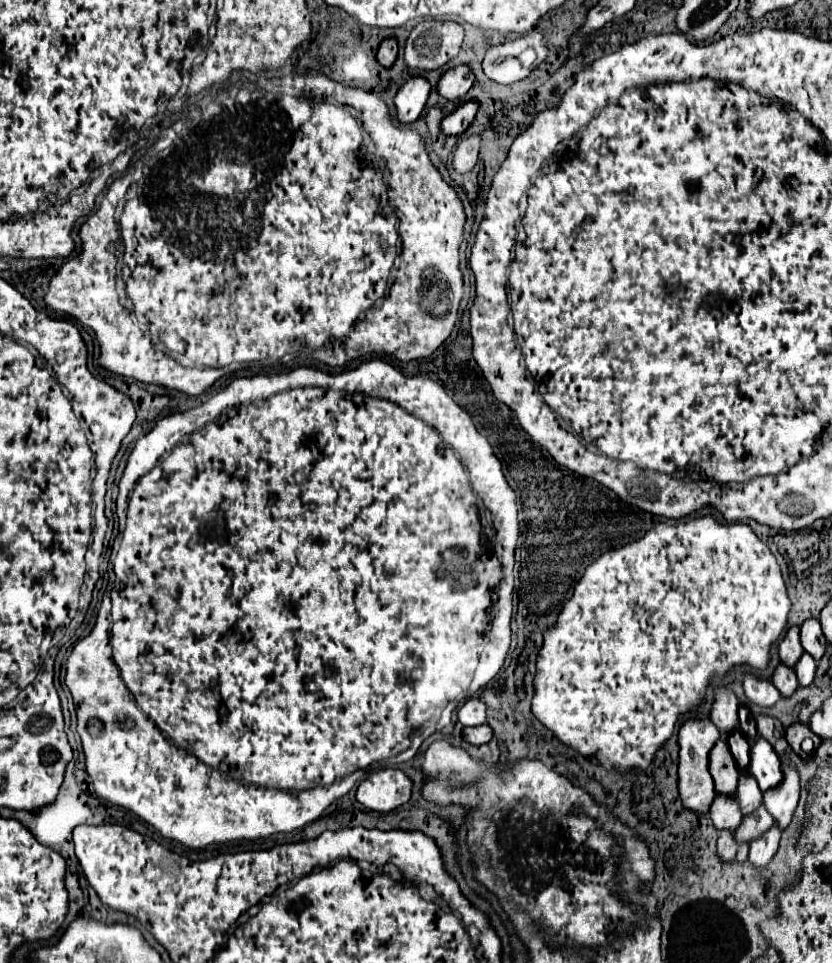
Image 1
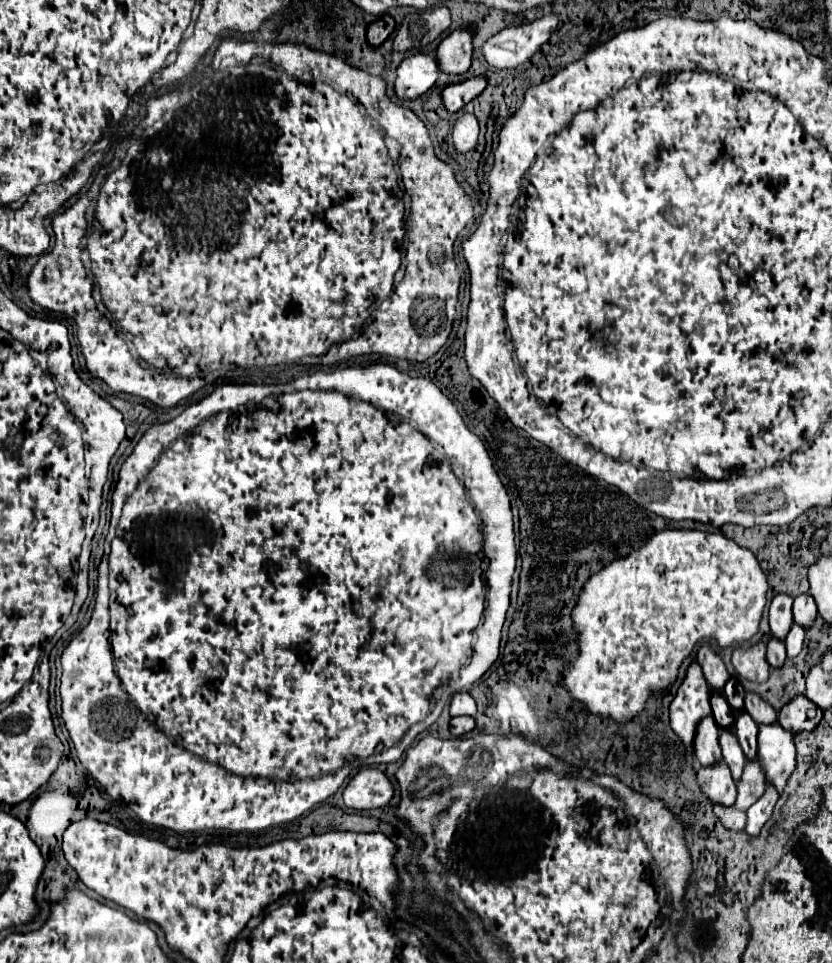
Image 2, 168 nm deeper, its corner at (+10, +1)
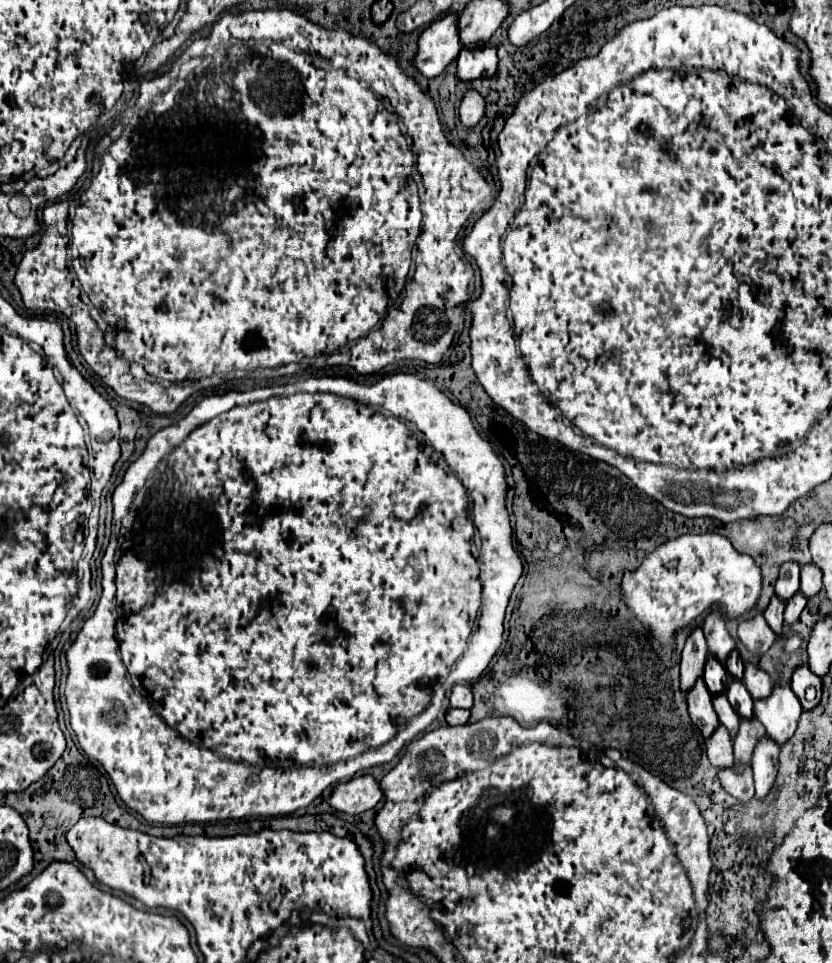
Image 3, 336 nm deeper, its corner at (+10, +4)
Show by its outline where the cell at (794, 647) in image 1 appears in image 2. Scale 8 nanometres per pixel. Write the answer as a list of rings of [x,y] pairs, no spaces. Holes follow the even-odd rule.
[[[776,594],[770,604],[770,630],[776,634],[776,638],[784,640],[784,634],[788,634],[794,618],[792,618],[792,602],[794,598],[788,594]]]

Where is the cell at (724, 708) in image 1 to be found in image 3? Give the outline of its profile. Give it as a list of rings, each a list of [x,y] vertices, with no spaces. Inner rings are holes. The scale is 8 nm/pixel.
[[[714,609],[708,613],[702,631],[704,631],[706,643],[708,643],[708,653],[716,655],[716,659],[720,659],[720,663],[724,663],[728,659],[728,655],[736,649],[736,643],[726,629],[726,621],[724,621],[724,615],[720,609]]]

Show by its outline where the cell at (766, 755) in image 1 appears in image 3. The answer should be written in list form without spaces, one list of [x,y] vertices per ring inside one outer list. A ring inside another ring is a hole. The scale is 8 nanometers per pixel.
[[[732,681],[730,685],[728,685],[728,691],[726,691],[726,695],[728,695],[728,701],[732,703],[732,707],[734,707],[734,711],[742,717],[742,719],[748,719],[748,717],[752,717],[752,697],[748,695],[748,691],[746,691],[746,687],[744,687],[744,683],[742,681]]]

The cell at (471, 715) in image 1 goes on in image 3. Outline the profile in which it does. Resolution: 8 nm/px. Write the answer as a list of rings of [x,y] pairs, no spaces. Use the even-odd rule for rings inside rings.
[[[456,685],[450,695],[450,707],[472,709],[472,691],[468,685]]]

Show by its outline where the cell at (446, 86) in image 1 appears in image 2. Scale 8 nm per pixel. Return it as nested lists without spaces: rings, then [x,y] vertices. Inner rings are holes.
[[[466,24],[462,28],[452,30],[438,46],[438,64],[442,72],[462,74],[470,68],[472,52],[474,52],[474,26]]]

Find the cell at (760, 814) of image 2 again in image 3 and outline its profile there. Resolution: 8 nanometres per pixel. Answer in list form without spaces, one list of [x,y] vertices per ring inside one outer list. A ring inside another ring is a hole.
[[[768,737],[760,739],[754,751],[752,771],[754,771],[754,787],[756,787],[758,801],[764,801],[768,797],[768,791],[772,791],[774,787],[776,773],[778,773],[778,753],[780,753],[780,747]]]

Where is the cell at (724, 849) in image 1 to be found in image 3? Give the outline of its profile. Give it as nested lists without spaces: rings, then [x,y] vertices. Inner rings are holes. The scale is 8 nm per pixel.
[[[724,769],[718,773],[718,781],[722,789],[732,795],[734,799],[746,803],[754,797],[754,783],[752,783],[752,771],[746,769],[742,775],[736,775],[732,769]]]

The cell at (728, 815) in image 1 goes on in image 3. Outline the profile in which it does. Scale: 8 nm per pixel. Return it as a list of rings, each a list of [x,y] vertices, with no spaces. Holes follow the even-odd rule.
[[[720,725],[714,731],[714,735],[706,741],[706,753],[708,753],[708,761],[716,769],[726,769],[734,763],[734,759],[732,759],[732,739],[730,739],[726,727]]]

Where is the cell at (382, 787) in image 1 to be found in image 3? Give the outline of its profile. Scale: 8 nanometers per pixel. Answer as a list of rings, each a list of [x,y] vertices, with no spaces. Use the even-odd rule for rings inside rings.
[[[360,775],[346,783],[340,783],[330,797],[330,805],[336,811],[358,815],[374,809],[382,797],[384,791],[380,789],[380,783],[372,775]]]

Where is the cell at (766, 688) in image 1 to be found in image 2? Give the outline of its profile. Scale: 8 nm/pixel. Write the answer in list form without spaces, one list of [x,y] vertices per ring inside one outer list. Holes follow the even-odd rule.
[[[758,642],[750,648],[736,648],[732,654],[732,664],[742,678],[752,682],[764,682],[770,674],[770,664],[766,660],[766,644]]]

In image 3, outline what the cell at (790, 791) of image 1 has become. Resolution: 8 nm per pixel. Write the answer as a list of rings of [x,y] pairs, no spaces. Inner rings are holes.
[[[776,685],[768,699],[754,701],[754,715],[764,725],[768,739],[782,747],[796,731],[802,705],[788,685]]]

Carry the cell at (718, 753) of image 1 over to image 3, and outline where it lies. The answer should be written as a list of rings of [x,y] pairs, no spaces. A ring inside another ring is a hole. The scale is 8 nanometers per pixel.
[[[698,679],[694,689],[686,695],[686,701],[692,723],[700,729],[702,737],[708,739],[708,735],[712,735],[712,731],[720,725],[720,721],[716,719],[716,711],[712,707],[712,695],[708,693],[704,679]]]

